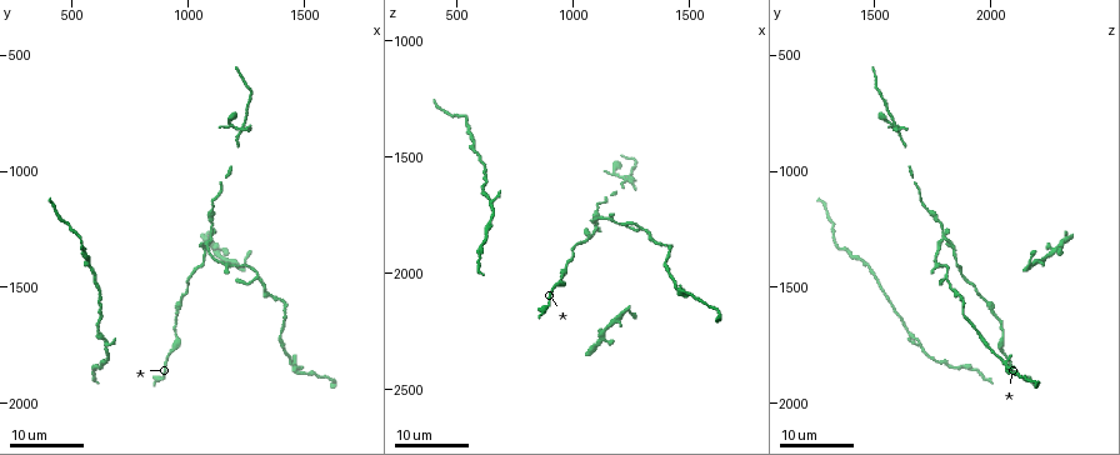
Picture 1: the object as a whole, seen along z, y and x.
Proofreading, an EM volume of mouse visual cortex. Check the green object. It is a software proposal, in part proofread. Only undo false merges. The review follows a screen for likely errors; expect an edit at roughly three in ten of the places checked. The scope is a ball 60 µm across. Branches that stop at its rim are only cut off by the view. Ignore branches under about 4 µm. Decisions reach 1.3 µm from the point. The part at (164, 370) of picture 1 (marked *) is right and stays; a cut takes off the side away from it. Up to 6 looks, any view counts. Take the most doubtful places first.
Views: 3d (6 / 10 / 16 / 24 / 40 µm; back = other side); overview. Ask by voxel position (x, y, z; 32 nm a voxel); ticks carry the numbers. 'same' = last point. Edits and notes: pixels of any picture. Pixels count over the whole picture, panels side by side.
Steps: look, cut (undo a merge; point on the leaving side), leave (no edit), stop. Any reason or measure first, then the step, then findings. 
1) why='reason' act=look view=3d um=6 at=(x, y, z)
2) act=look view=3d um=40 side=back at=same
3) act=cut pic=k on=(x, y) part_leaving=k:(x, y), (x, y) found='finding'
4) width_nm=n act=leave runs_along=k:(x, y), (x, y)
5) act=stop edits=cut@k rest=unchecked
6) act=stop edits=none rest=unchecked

why='four or more arms meet' act=look view=3d um=24 at=(1090, 1290, 1800)

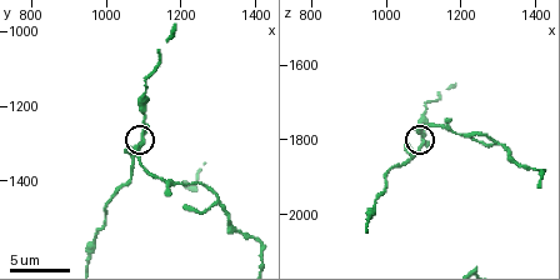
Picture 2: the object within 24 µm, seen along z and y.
act=look view=3d um=6 at=(1090, 1290, 1790)

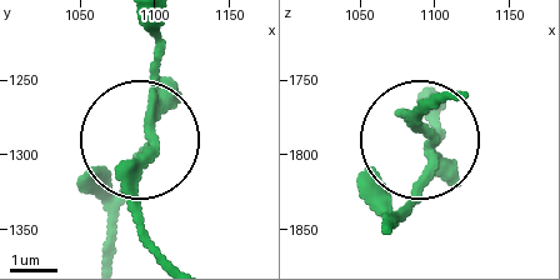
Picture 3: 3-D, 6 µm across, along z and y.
act=look view=3d um=6 side=back at=(1096, 1290, 1792)

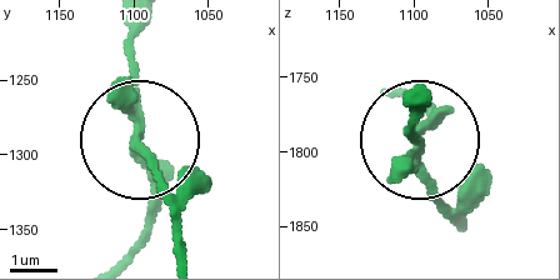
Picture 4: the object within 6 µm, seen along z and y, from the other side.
arms=4 act=cut pic=4 on=(440, 110) part_leaving=4:(140, 131), (151, 223), (128, 259) found='a second neuron is stuck on'

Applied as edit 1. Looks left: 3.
why='four or more arms meet' act=look view=3d um=16 at=(1220, 810, 1600)

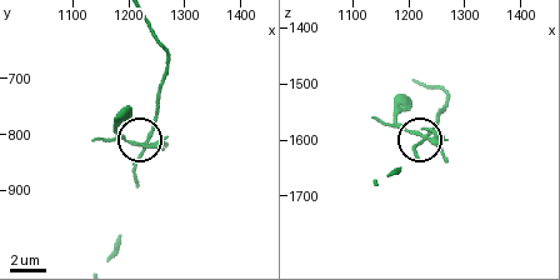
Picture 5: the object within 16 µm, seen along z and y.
why='closer look' act=look view=3d um=10 at=(1215, 815, 1590)

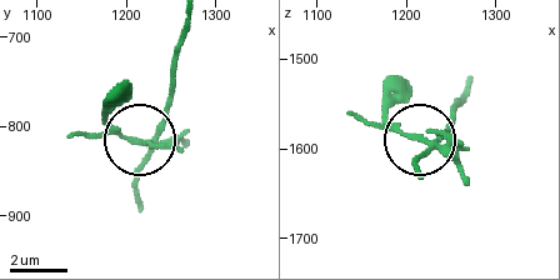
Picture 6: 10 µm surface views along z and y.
arms=4 act=cut pic=6 on=(181, 140) part_leaving=6:(153, 143), (126, 140), (106, 120), (124, 80) found='a second neuron is stuck on'

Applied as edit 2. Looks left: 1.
why='sudden change in width' act=look view=3d um=16 at=(960, 1550, 1980)

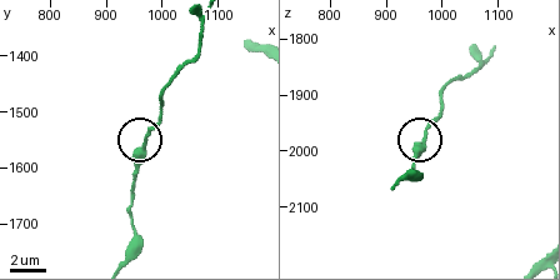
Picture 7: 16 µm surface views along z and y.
act=leave runs_along=7:(125, 258), (135, 231), (130, 218), (135, 155), (160, 116) found='all the same neuron'

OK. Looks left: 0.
act=stop edits=cut@4,cut@6 rest=unchecked

